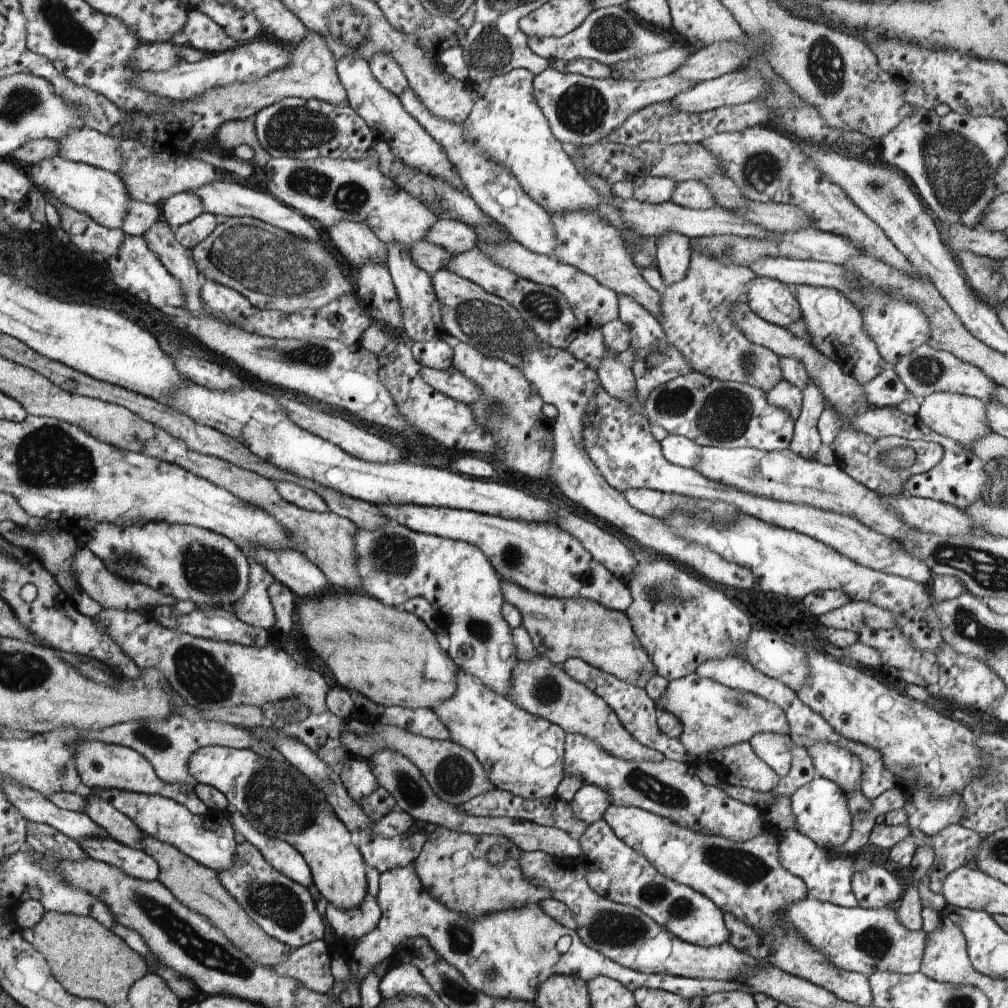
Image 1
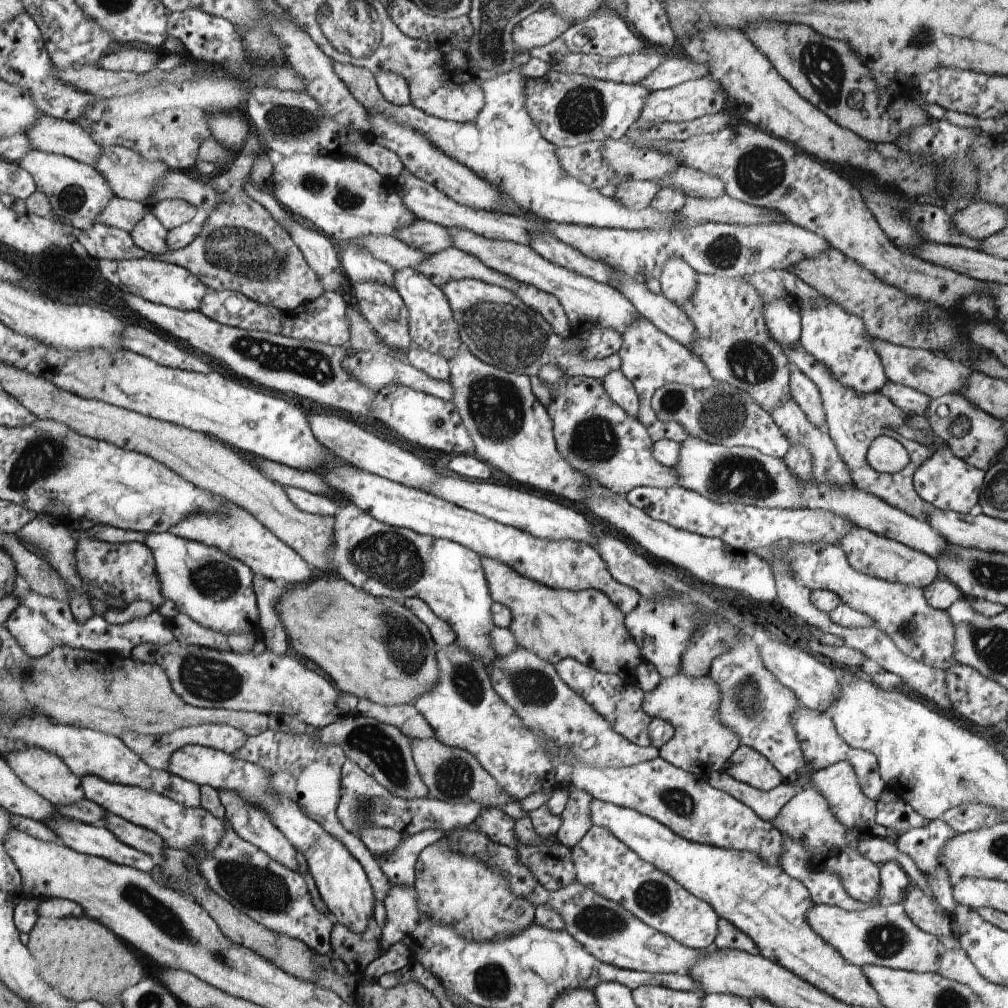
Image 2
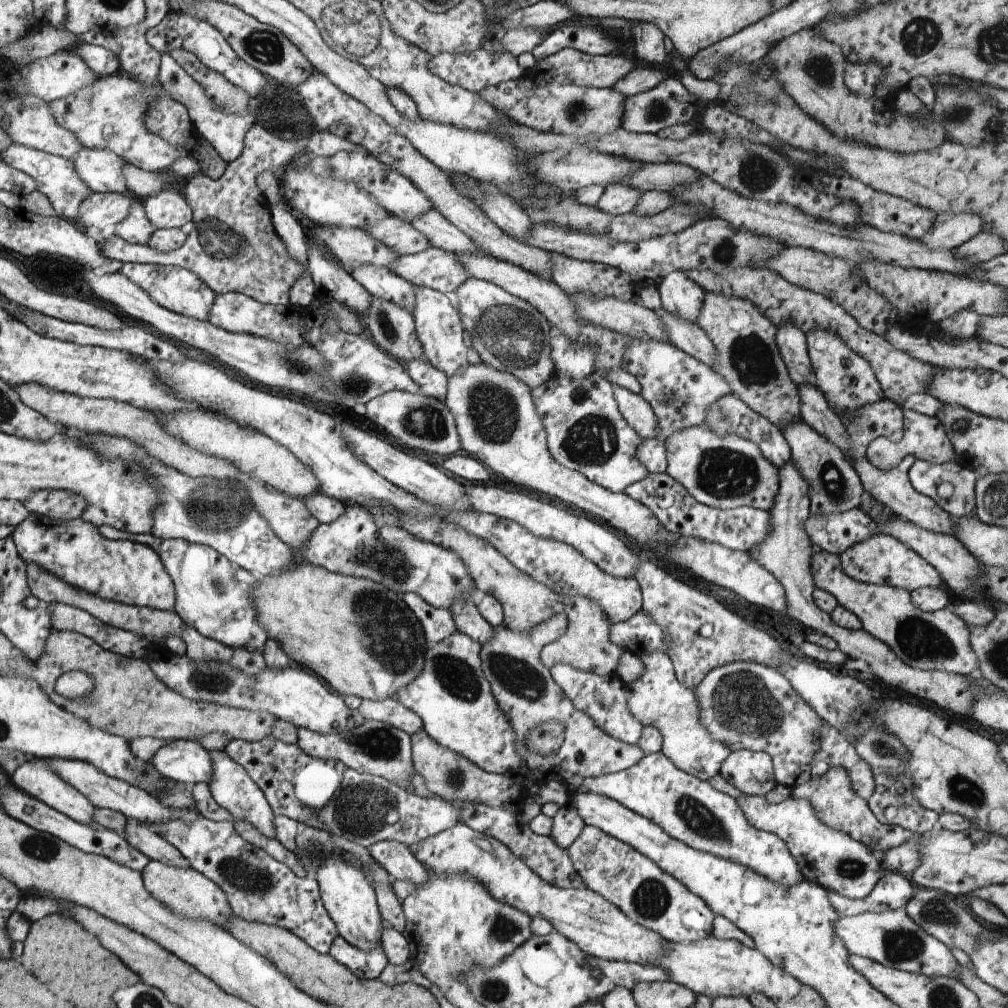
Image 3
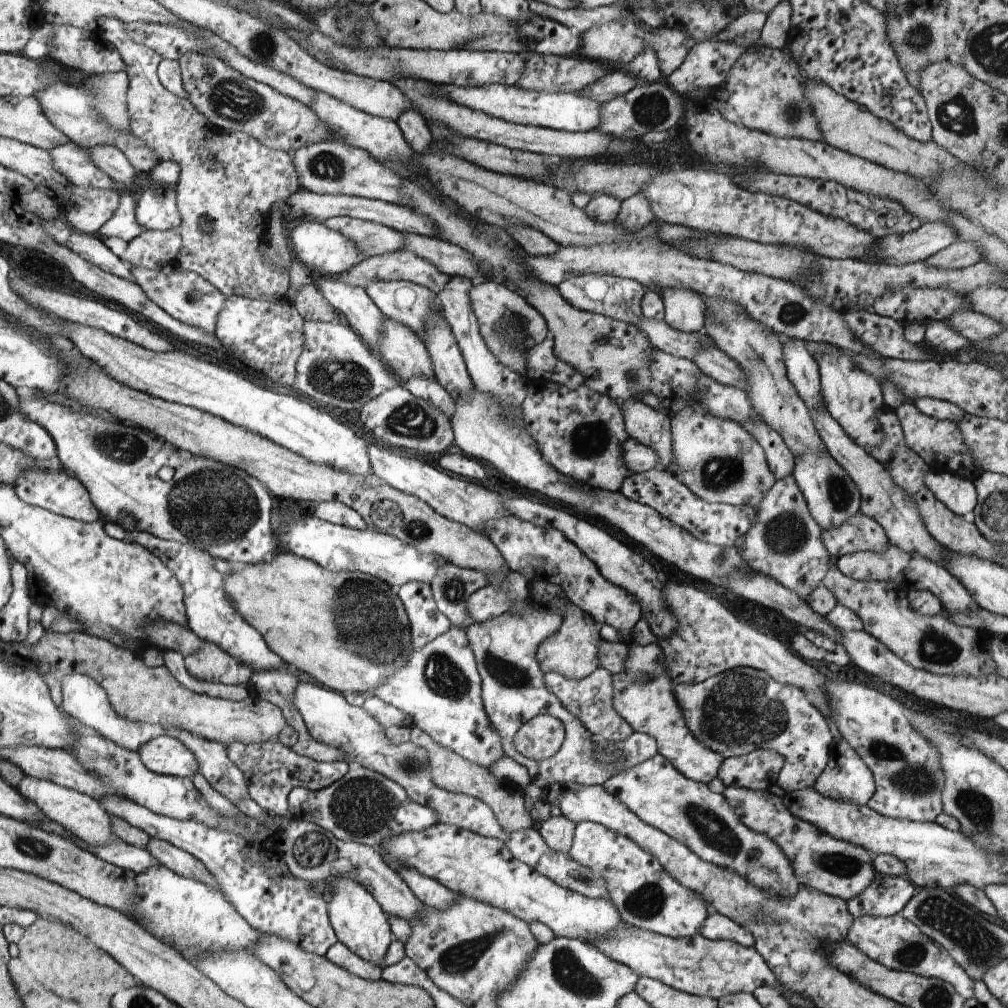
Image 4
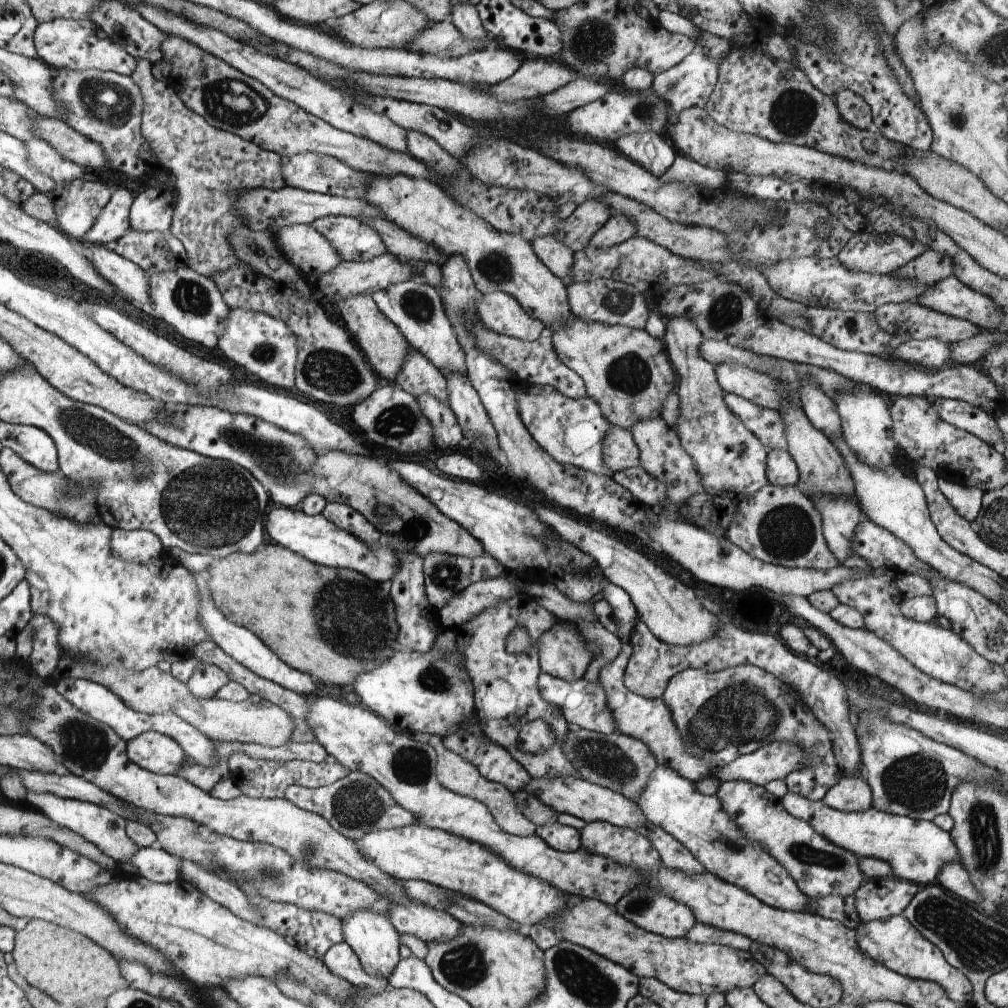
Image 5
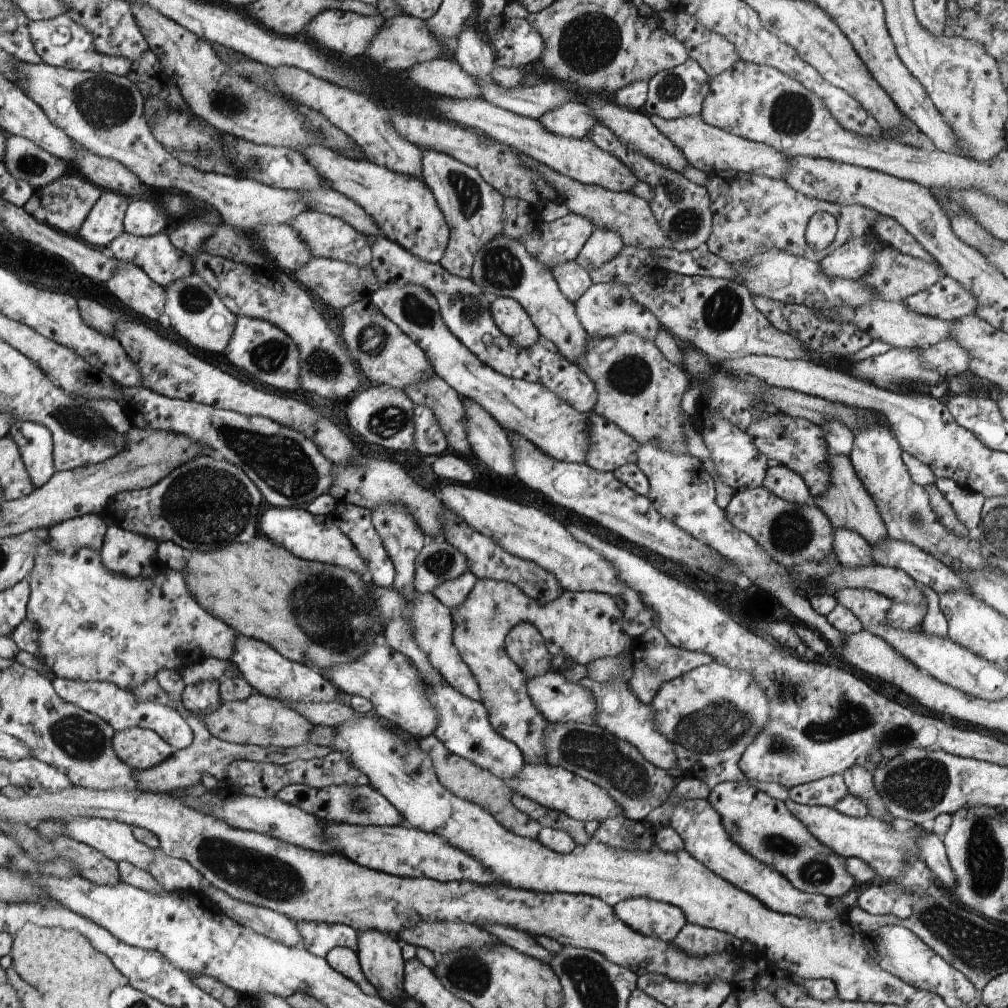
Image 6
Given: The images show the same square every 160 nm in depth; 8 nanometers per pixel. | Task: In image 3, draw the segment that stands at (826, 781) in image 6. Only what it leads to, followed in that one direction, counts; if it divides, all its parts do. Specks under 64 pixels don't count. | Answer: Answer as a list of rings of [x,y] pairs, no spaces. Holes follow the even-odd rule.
[[[747,660],[729,662],[707,672],[699,685],[692,690],[697,698],[697,706],[701,708],[702,724],[713,740],[727,744],[731,751],[746,749],[765,752],[771,758],[776,785],[793,789],[810,780],[809,762],[813,758],[813,752],[817,750],[815,734],[821,728],[822,721],[775,668]]]

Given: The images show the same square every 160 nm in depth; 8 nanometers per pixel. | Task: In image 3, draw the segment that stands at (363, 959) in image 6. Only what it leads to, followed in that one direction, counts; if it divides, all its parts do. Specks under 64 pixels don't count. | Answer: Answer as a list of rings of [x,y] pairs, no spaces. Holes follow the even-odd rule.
[[[336,853],[321,862],[314,879],[319,884],[325,911],[336,926],[336,935],[363,951],[373,950],[373,946],[380,945],[383,920],[376,904],[375,888],[367,882],[364,872]]]

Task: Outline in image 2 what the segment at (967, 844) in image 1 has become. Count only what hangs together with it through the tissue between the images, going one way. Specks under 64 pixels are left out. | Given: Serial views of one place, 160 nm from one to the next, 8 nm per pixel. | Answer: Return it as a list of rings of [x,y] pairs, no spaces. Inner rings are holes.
[[[931,819],[926,826],[910,829],[908,832],[898,834],[895,837],[895,840],[897,840],[897,844],[895,844],[897,851],[909,856],[915,868],[921,871],[922,874],[928,875],[928,885],[931,888],[933,900],[939,904],[941,909],[947,912],[953,912],[956,903],[953,900],[952,885],[949,882],[947,870],[943,866],[941,852],[943,852],[943,844],[947,840],[951,840],[955,835],[956,833],[945,822],[940,819]]]

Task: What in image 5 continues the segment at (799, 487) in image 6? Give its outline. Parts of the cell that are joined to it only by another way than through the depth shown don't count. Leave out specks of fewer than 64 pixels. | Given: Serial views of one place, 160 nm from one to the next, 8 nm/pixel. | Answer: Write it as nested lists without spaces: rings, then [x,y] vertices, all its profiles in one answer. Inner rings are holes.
[[[768,449],[765,477],[774,486],[796,486],[798,471],[786,450]]]

